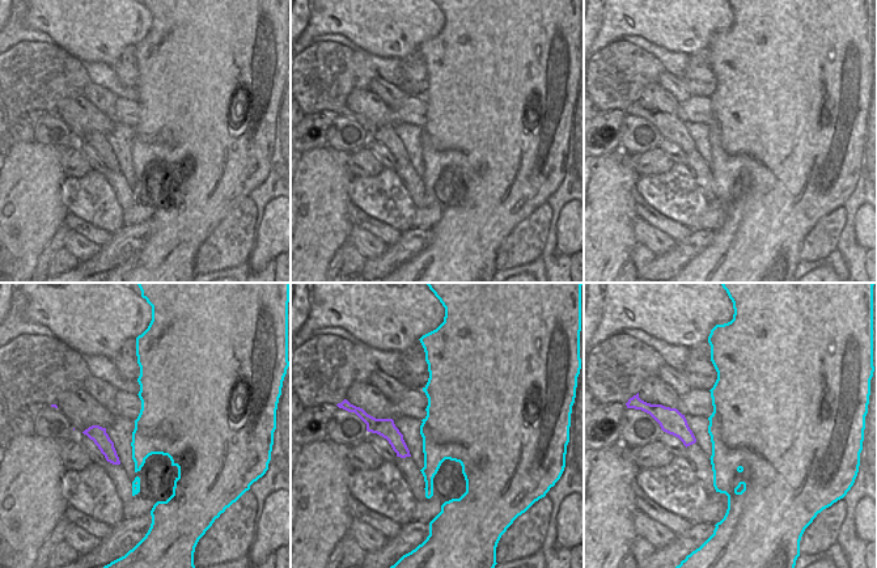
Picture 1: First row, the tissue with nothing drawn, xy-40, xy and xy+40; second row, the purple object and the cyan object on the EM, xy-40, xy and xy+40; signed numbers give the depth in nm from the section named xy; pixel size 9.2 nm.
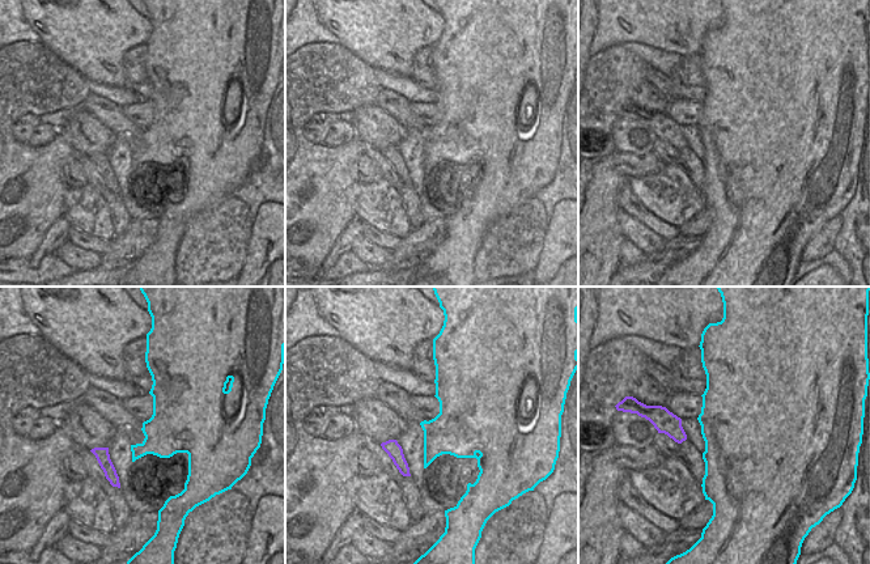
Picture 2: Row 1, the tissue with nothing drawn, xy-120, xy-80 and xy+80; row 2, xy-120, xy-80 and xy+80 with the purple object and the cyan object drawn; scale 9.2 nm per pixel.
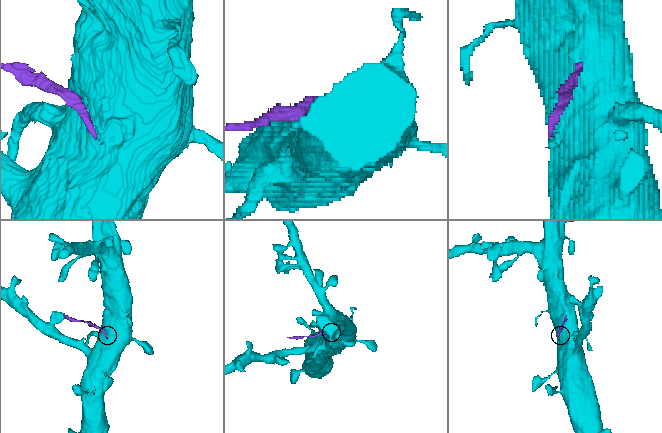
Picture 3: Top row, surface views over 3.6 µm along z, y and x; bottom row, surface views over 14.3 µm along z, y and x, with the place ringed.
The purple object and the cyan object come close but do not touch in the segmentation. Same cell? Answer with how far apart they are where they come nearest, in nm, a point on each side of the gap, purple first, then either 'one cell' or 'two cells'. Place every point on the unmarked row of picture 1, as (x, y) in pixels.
gap 120 nm; span xy-40 (119, 168), (132, 165); two cells

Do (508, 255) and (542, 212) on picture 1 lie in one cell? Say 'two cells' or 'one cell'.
one cell

